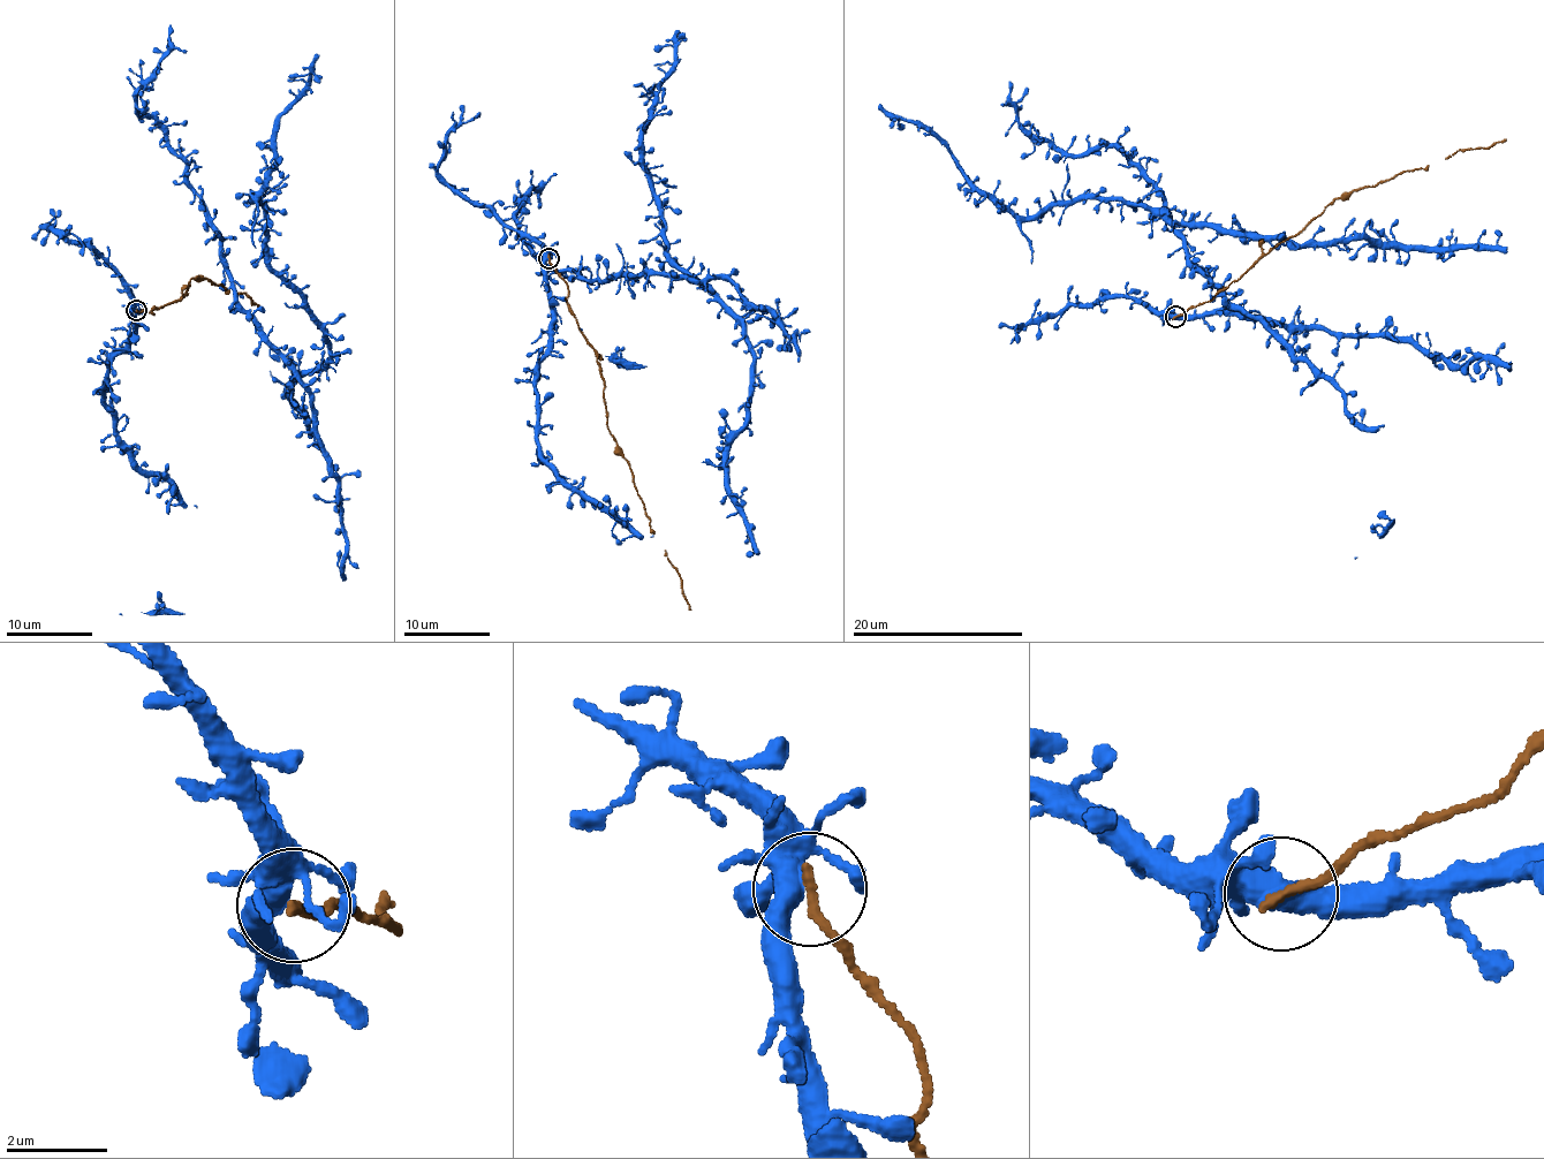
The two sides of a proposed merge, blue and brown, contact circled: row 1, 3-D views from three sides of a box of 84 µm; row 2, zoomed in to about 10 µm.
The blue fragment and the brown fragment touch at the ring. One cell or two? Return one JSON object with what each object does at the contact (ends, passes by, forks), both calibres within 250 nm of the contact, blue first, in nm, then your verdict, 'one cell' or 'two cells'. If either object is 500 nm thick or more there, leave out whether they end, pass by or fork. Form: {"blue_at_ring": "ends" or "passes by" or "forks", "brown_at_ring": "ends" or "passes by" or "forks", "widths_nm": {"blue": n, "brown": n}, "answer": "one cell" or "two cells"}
{"blue_at_ring": "passes by", "brown_at_ring": "ends", "widths_nm": {"blue": 480, "brown": 200}, "answer": "two cells"}

